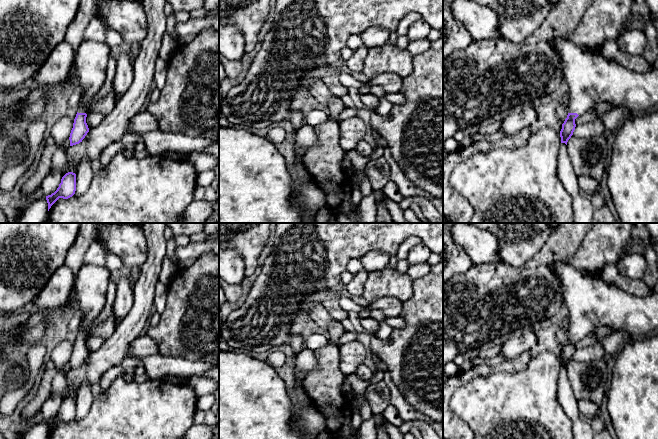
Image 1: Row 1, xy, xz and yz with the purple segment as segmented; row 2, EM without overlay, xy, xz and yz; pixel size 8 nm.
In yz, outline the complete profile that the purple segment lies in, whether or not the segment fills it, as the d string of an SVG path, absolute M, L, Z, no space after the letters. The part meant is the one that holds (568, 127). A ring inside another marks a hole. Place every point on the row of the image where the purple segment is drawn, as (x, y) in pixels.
M559 39L555 43L564 80L569 86L568 115L560 131L561 143L567 145L573 135L575 119L599 103L621 107L631 115L650 112L658 105L658 69L638 73L603 57L599 52L580 46L570 40Z

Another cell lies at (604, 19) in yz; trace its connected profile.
M593 0L570 41L594 50L606 39L618 39L625 32L624 22L631 13L632 0Z

